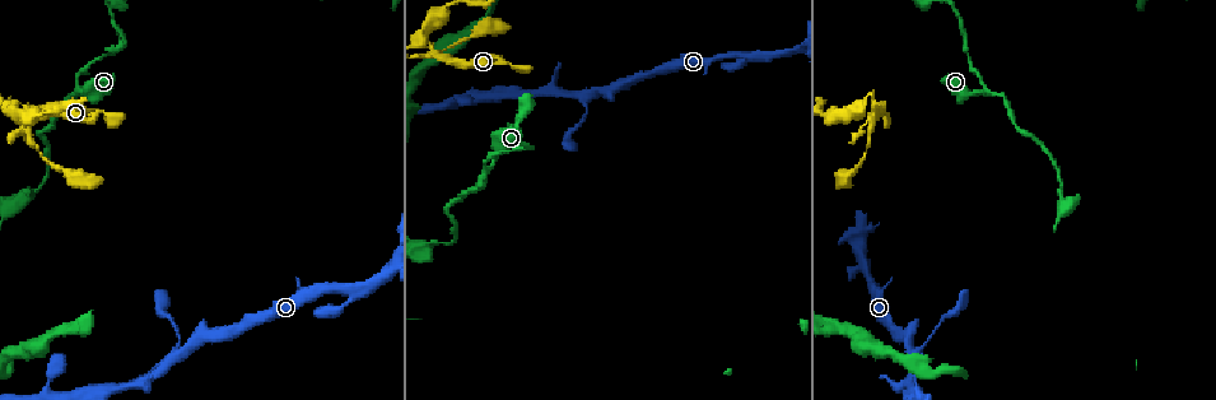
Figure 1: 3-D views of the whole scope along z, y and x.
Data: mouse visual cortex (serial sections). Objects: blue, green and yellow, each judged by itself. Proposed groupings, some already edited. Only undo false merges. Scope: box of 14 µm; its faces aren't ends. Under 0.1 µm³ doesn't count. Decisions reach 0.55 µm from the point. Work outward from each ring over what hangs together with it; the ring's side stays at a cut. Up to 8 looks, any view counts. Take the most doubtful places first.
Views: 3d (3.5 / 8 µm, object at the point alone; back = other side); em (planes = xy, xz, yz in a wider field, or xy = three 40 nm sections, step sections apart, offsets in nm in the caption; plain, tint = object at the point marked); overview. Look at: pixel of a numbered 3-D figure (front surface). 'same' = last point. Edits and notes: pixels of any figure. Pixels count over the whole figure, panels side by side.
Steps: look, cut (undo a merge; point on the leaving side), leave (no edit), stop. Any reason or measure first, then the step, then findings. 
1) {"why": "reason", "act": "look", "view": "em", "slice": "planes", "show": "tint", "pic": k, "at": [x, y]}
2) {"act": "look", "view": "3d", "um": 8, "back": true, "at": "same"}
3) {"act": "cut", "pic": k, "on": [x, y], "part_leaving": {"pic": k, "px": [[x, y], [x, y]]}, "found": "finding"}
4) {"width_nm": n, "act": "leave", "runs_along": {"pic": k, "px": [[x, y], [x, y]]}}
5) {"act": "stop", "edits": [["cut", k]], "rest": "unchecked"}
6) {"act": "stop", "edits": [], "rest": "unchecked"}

{"why": "side arm on a straight run", "act": "look", "view": "3d", "um": 3.5, "pic": 1, "at": [492, 166]}

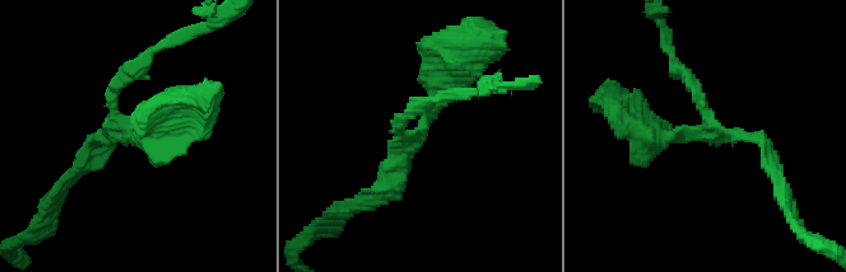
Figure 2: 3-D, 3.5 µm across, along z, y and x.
{"arms": 3, "arm_widths_nm": [150, 150, 350], "act": "look", "view": "em", "slice": "xy", "step": 2, "show": "tint", "pic": 2, "at": [131, 128]}

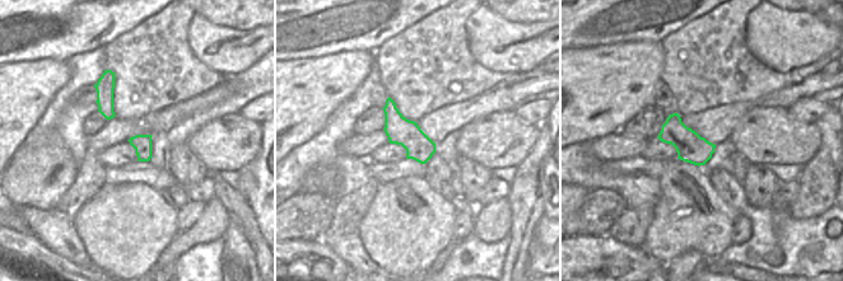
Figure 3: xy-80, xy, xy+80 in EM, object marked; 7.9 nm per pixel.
{"act": "leave", "runs_along": {"pic": 2, "px": [[451, 69], [381, 200]]}, "found": "all the same cell"}

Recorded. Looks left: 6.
{"why": "three arms meet", "act": "look", "view": "3d", "um": 3.5, "pic": 1, "at": [1059, 200]}

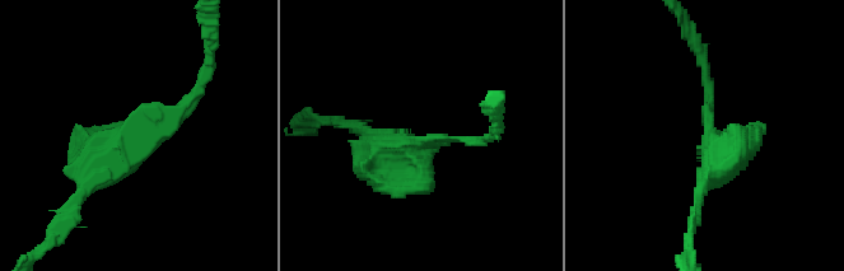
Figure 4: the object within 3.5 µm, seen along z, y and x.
{"why": "now the EM", "act": "look", "view": "em", "slice": "xy", "step": 1, "show": "tint", "pic": 4, "at": [142, 150]}

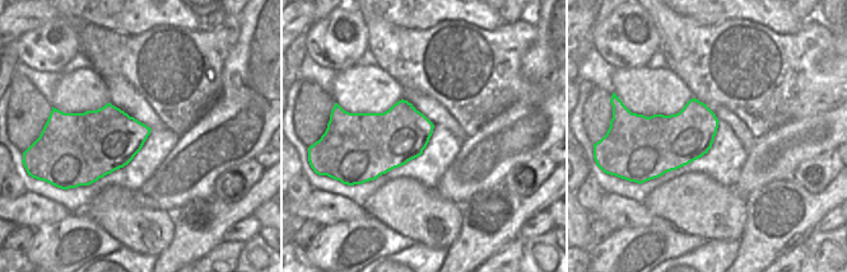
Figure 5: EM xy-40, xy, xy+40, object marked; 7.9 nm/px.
{"act": "leave", "runs_along": {"pic": 4, "px": [[200, 84], [78, 199]]}, "found": "one cell here"}

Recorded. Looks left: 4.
{"why": "abrupt turn", "act": "look", "view": "3d", "um": 3.5, "pic": 1, "at": [119, 46]}

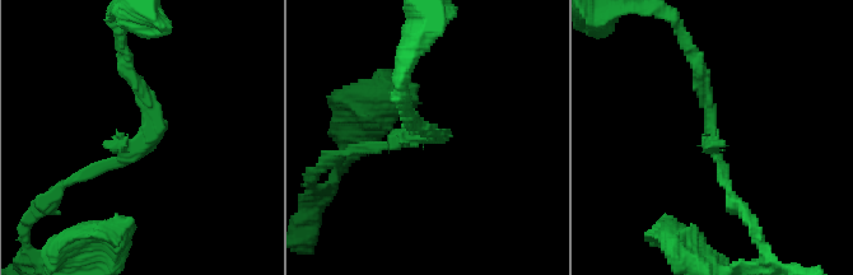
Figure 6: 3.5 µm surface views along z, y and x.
{"arm_widths_nm": [150, 200], "act": "look", "view": "em", "slice": "xy", "step": 1, "show": "tint", "pic": 6, "at": [150, 134]}

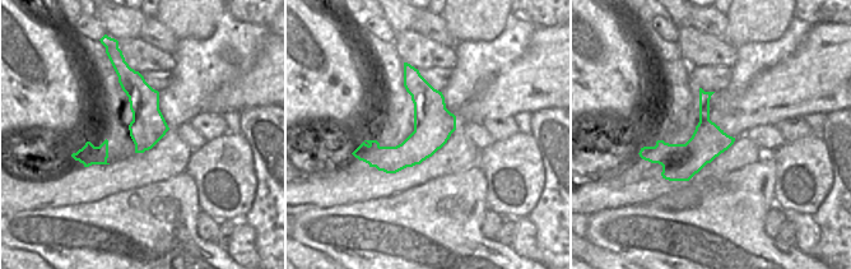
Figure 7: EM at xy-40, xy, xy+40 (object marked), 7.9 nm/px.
{"width_nm": 320, "act": "leave", "runs_along": {"pic": 6, "px": [[78, 178], [148, 139], [125, 61]]}, "found": "one cell here"}

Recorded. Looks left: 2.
{"act": "stop", "edits": [], "rest": "unchecked"}

